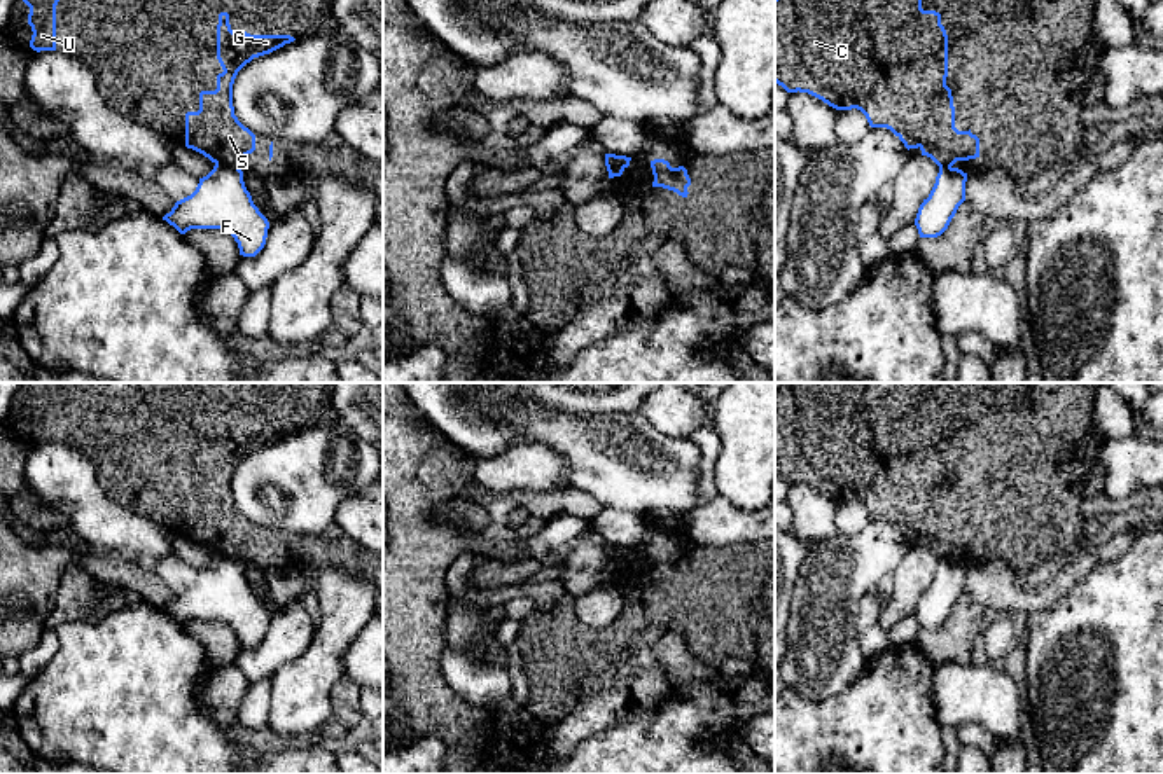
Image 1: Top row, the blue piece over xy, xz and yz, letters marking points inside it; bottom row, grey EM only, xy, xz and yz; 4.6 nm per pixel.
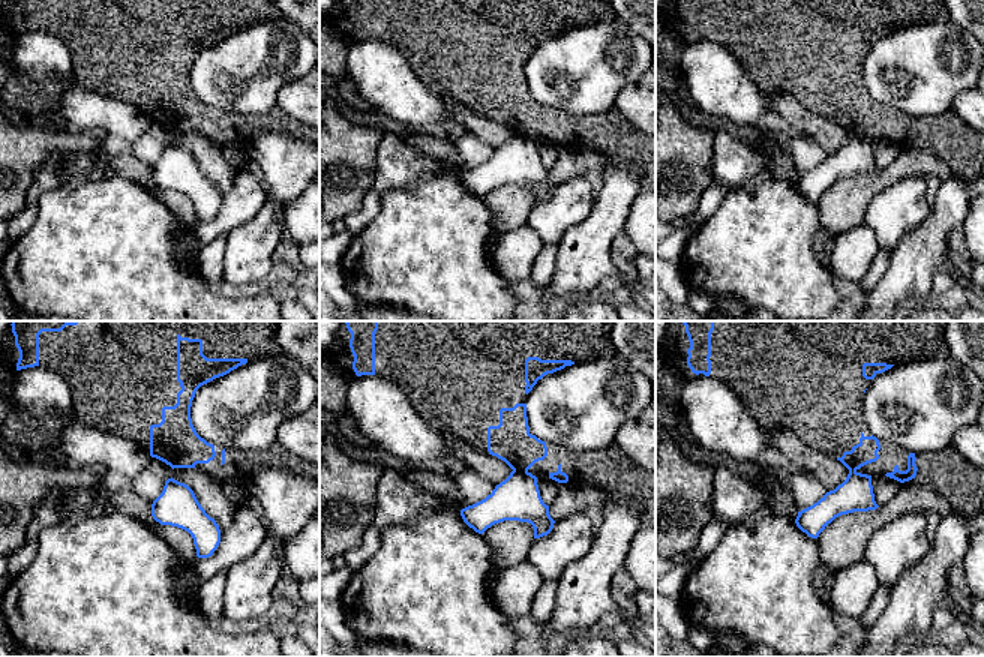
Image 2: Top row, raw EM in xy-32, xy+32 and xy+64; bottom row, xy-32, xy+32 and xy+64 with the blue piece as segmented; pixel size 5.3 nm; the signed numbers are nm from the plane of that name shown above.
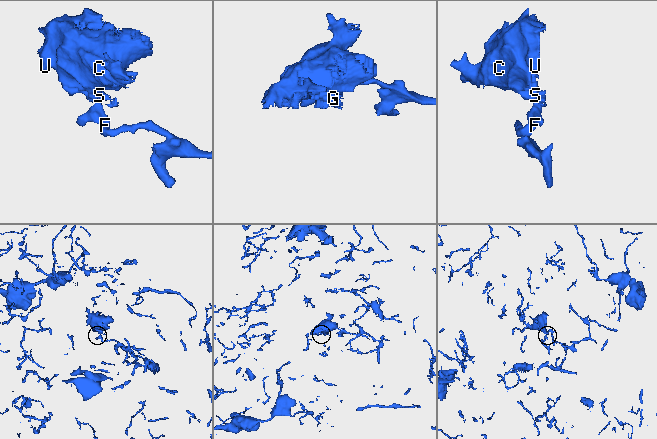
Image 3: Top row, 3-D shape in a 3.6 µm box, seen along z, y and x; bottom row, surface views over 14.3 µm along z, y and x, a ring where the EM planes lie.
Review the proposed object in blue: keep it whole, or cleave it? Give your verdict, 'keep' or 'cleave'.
cleave

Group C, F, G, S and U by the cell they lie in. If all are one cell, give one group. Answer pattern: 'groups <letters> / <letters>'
groups C G S U / F

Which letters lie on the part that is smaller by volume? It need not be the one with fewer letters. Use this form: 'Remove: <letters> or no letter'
Remove: C, G, S, U

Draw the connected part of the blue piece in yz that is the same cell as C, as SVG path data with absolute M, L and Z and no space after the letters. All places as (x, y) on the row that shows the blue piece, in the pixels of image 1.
M775 0L775 82L787 93L808 93L836 110L860 110L871 128L890 129L909 149L920 149L939 168L951 168L957 161L979 157L979 138L955 128L955 107L948 77L948 35L941 24L941 14L923 10L922 0Z

